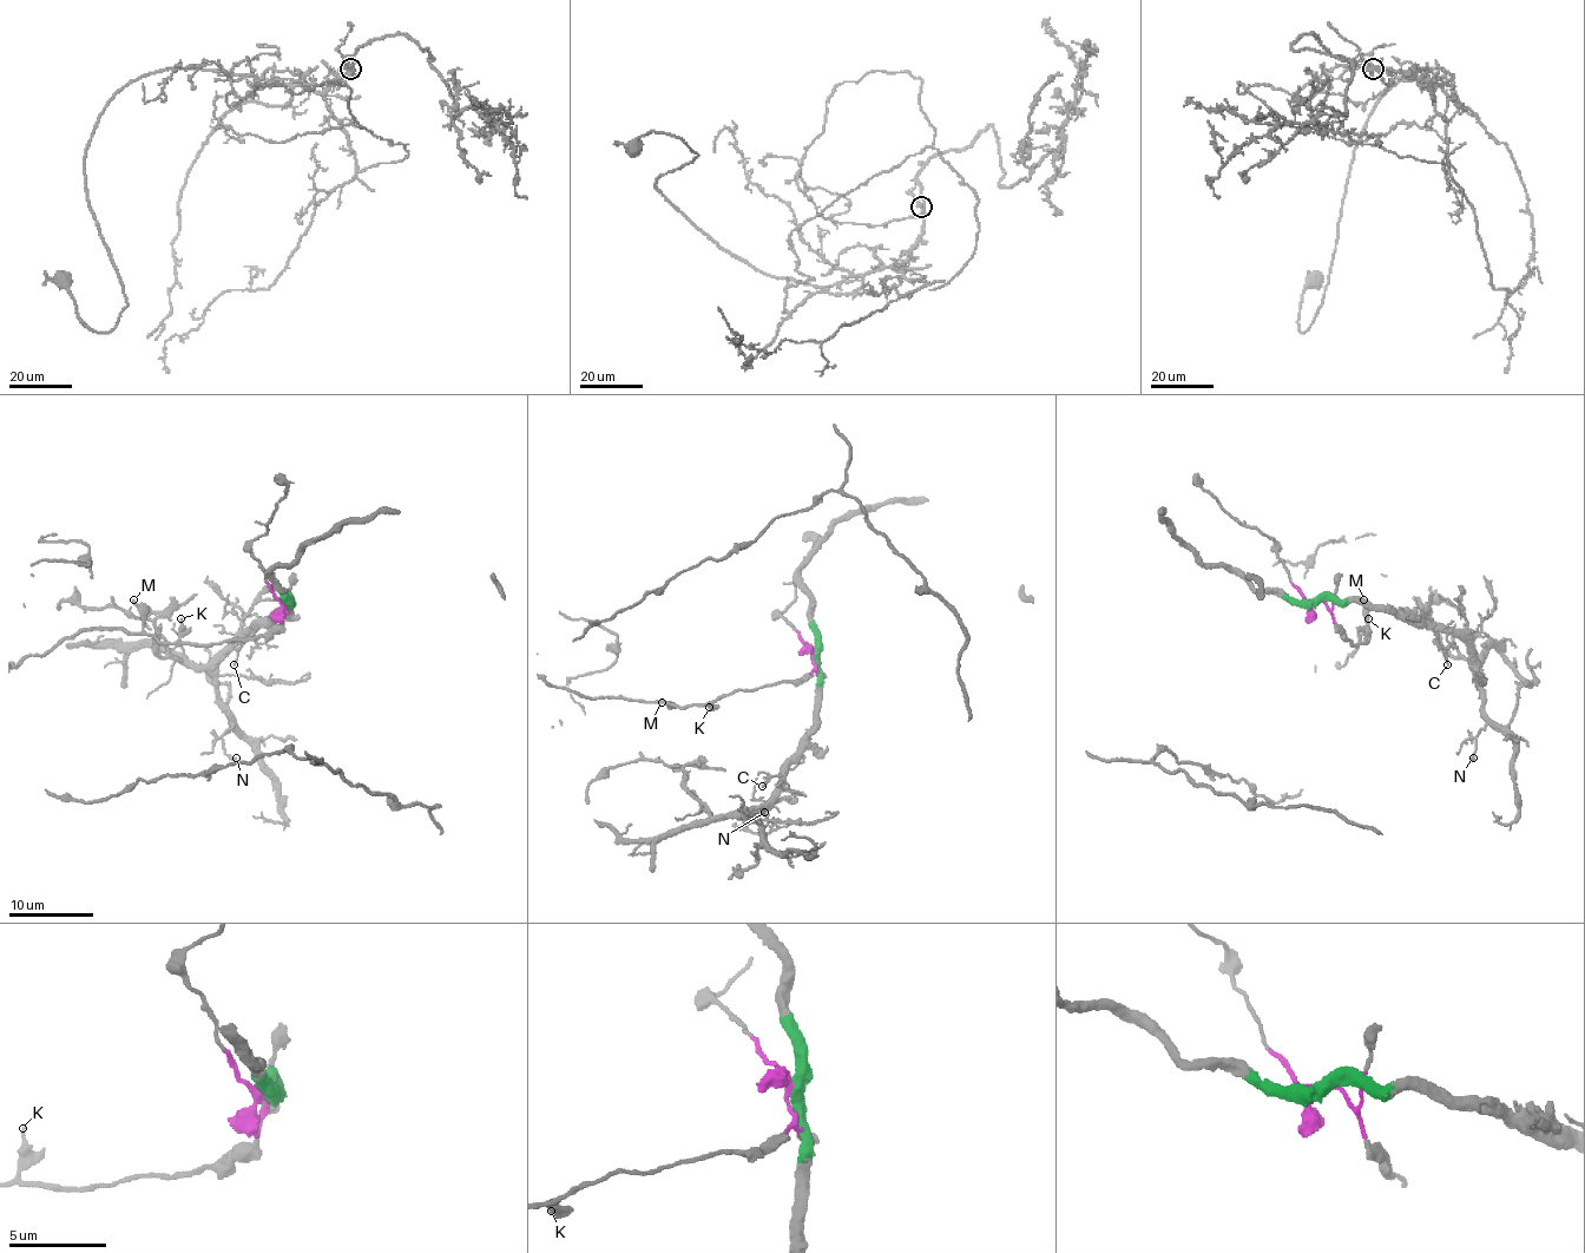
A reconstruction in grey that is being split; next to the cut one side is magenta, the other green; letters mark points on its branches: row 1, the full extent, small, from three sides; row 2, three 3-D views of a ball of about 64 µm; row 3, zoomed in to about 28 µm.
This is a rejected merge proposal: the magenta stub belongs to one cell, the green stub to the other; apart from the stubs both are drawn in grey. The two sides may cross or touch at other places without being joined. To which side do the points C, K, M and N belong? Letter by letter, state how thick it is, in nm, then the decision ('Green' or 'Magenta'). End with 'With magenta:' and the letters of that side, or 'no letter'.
C: Thickness 100 nm. Green
K: Thickness 160 nm. Magenta
M: Thickness 170 nm. Magenta
N: Thickness 180 nm. Green
With magenta: K, M

